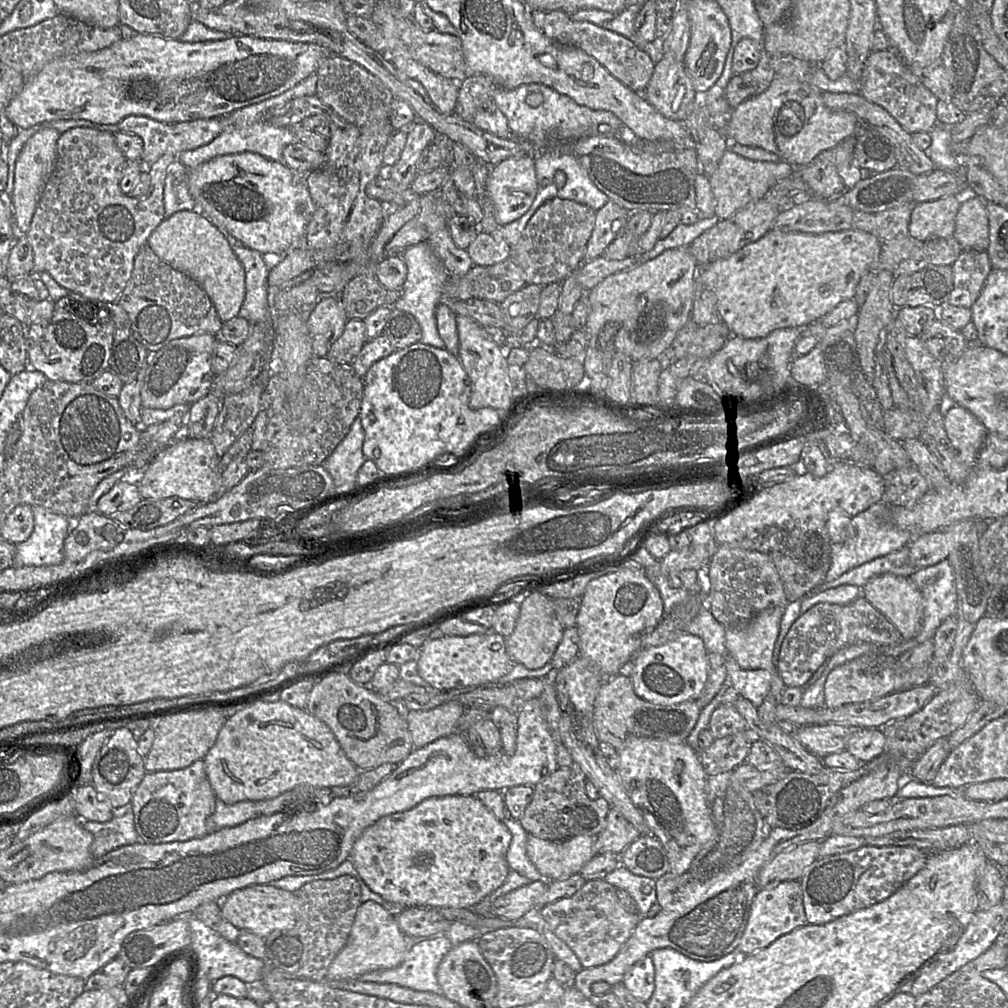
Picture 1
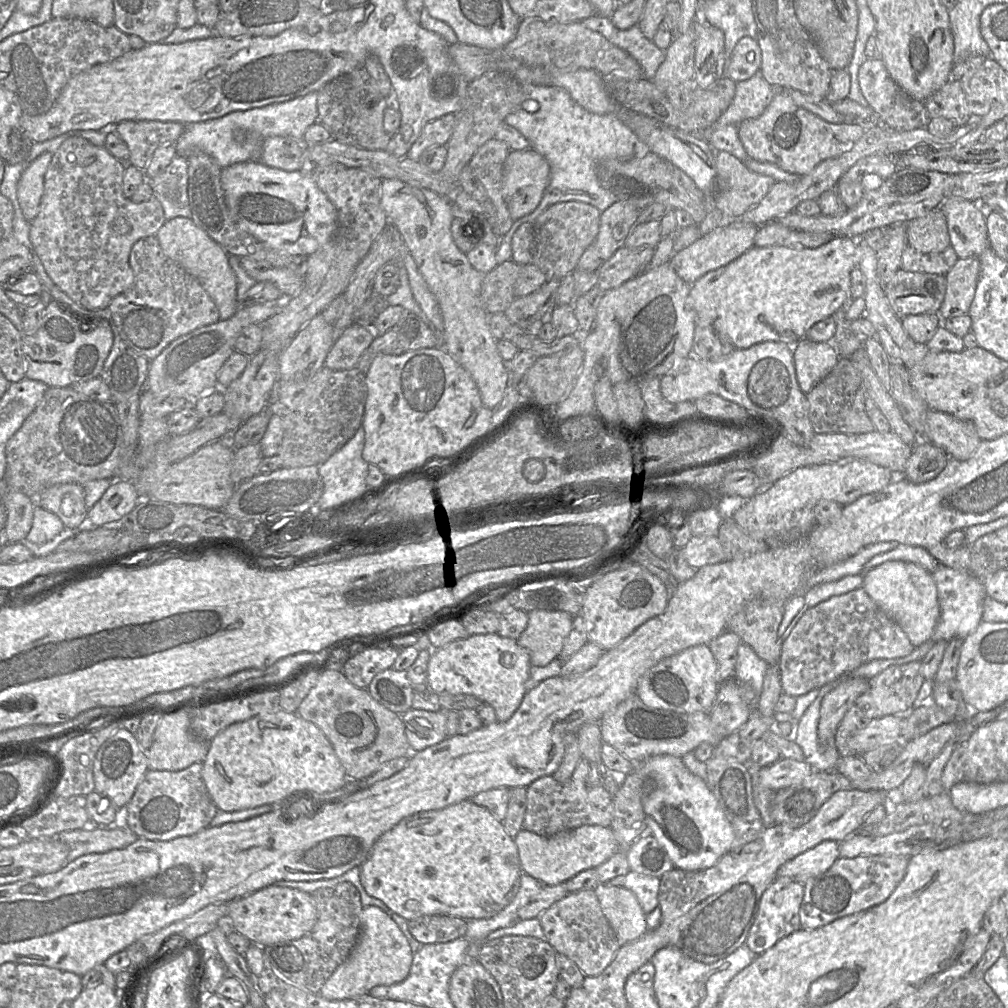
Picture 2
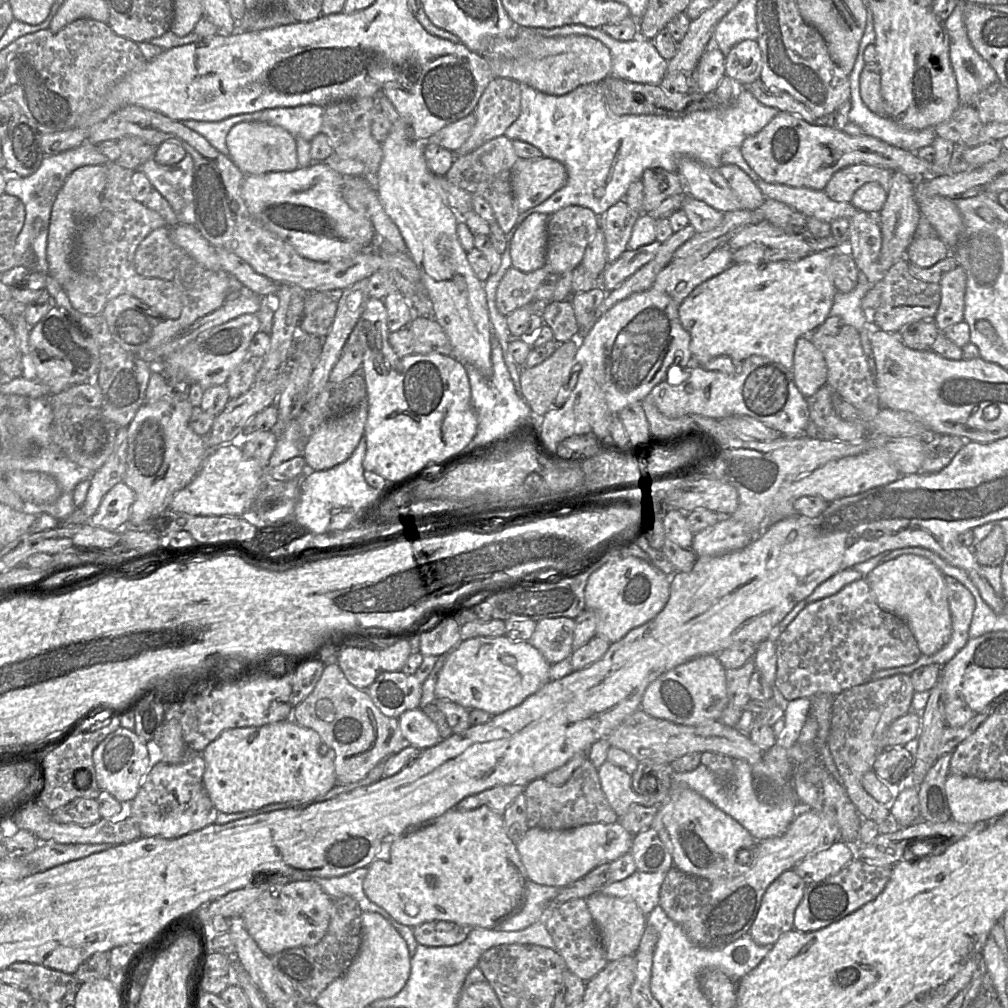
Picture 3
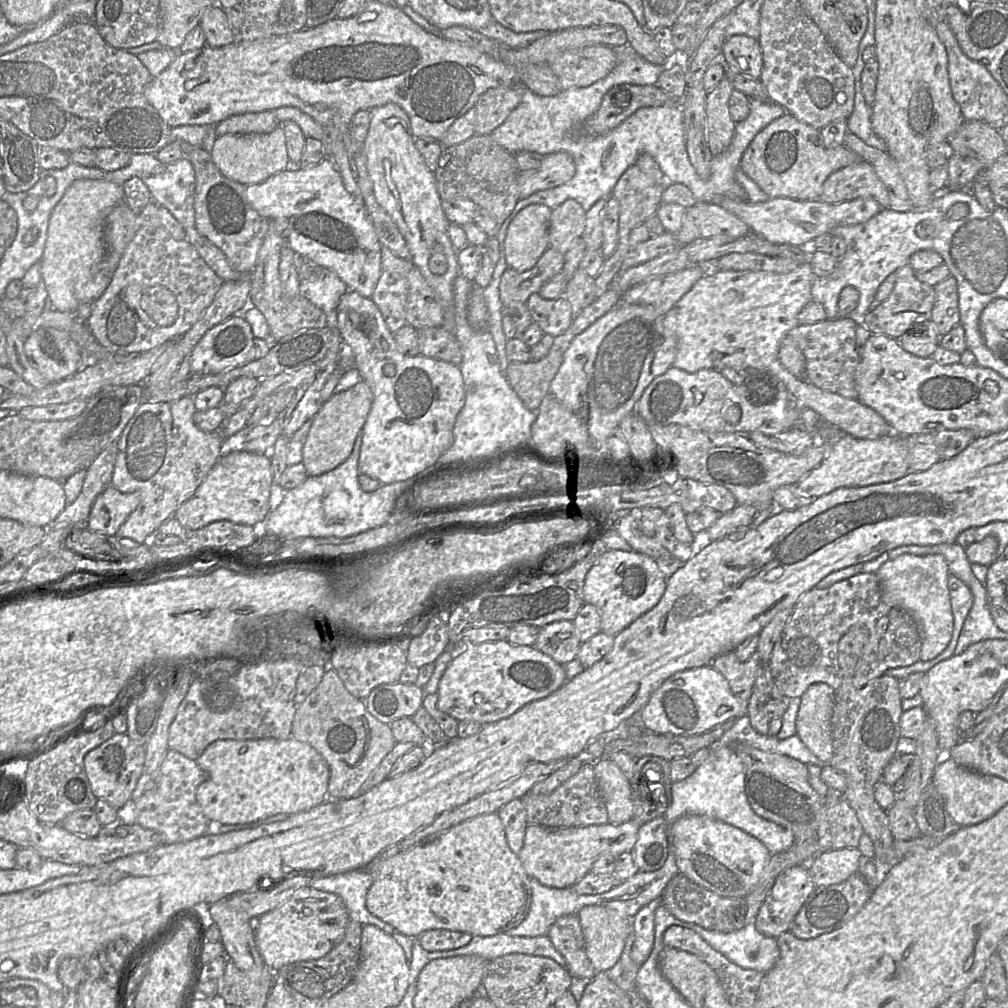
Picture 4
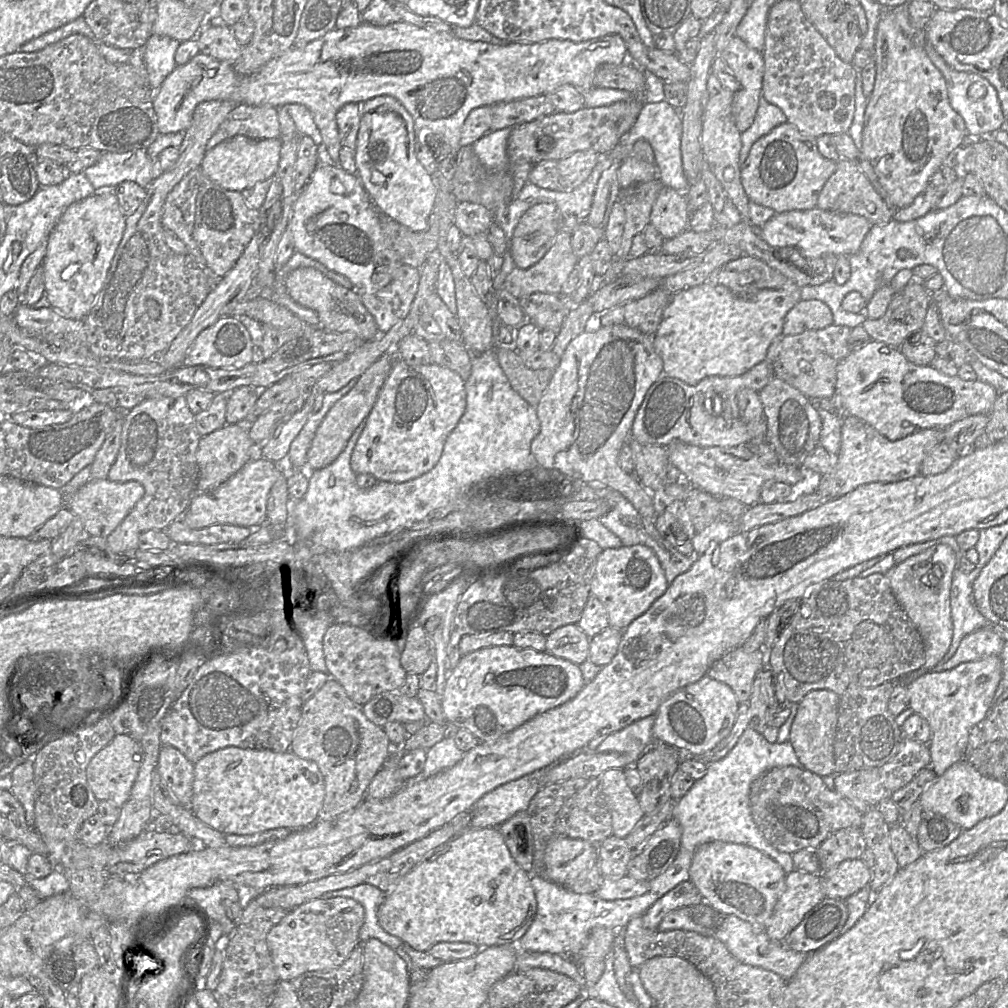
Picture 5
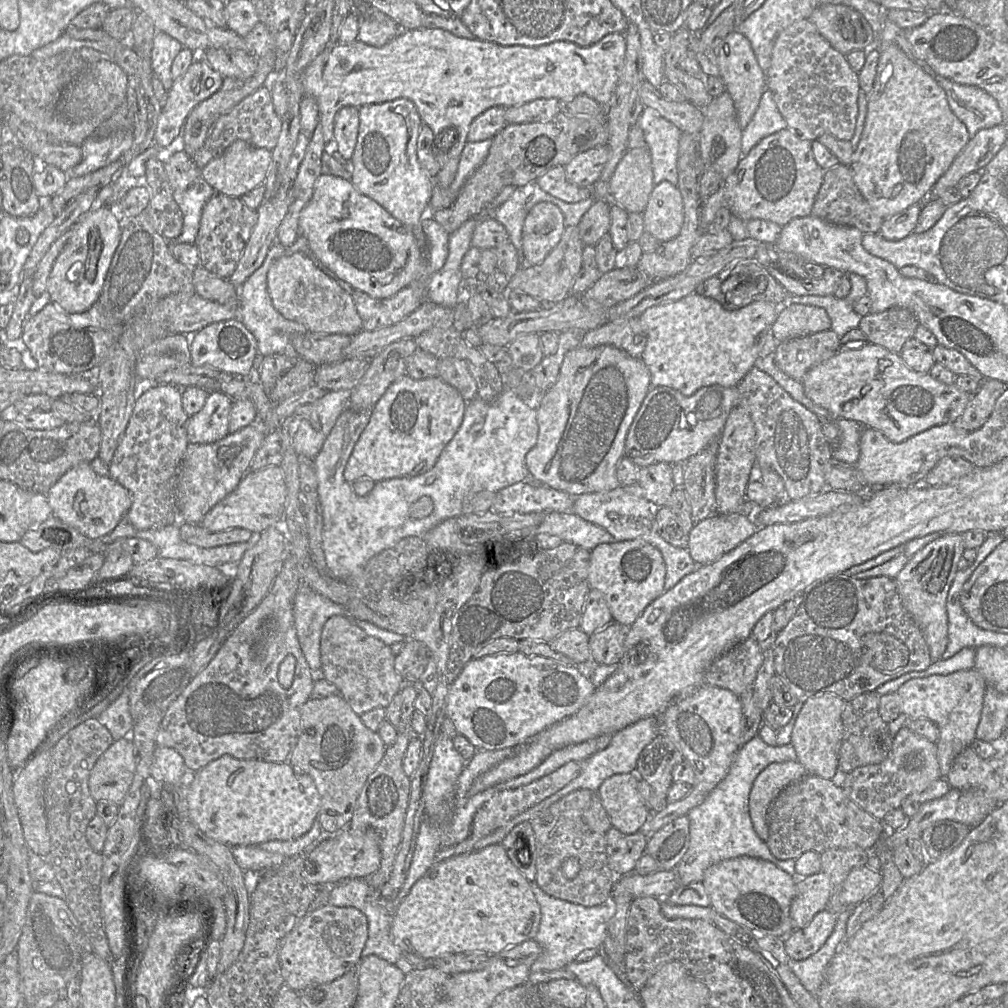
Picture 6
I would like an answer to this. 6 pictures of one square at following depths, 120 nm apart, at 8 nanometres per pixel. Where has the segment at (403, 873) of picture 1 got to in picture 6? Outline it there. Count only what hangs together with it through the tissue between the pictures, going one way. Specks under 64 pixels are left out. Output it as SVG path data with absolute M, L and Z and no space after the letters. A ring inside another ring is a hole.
M492 844L476 852L434 863L395 909L391 934L393 943L403 952L426 960L463 952L485 952L492 955L534 939L540 919L540 906L531 890L530 882L514 866L502 845Z

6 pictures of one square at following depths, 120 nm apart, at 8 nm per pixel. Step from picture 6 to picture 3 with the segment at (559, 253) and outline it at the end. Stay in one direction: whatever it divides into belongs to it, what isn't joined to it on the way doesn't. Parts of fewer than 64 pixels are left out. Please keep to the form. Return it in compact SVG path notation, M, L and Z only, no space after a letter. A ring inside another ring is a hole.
M547 264L530 272L522 272L511 266L503 275L496 290L498 311L507 316L514 310L533 302L538 285L551 273L554 272Z

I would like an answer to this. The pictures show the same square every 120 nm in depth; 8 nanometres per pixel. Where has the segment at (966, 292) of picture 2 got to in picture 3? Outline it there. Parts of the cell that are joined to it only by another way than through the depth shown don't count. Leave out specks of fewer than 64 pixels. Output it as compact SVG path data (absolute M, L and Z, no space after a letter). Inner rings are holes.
M957 264L942 276L939 285L941 300L933 320L942 332L948 326L964 319L965 270Z

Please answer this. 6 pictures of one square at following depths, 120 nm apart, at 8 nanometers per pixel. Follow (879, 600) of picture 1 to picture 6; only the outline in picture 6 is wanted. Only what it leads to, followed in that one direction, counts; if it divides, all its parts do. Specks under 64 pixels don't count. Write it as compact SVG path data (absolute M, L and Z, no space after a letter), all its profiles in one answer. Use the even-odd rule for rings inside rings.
M944 533L910 557L895 577L903 606L921 629L932 662L941 659L948 643L946 600L949 588L958 571L957 565L966 548L962 533Z

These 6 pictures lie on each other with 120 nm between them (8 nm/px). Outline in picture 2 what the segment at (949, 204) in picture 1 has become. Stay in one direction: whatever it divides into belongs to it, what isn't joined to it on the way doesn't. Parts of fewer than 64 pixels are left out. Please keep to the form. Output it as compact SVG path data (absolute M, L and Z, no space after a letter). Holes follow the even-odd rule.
M939 207L906 225L907 244L920 253L939 253L950 245L946 217Z

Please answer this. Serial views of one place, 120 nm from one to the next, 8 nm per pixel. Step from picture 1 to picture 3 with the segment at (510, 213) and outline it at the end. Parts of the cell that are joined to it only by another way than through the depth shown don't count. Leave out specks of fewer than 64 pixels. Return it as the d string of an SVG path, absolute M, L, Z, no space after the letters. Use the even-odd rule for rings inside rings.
M518 158L511 171L511 186L519 213L547 200L566 184L567 178L565 166L557 160Z

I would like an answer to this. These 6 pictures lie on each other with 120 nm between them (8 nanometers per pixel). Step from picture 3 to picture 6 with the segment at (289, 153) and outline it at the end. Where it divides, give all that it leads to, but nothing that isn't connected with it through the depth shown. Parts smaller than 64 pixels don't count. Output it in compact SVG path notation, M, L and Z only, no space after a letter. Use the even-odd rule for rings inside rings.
M244 140L234 141L219 156L212 159L203 169L201 175L216 192L242 197L258 185L264 183L272 159L272 151L250 145Z

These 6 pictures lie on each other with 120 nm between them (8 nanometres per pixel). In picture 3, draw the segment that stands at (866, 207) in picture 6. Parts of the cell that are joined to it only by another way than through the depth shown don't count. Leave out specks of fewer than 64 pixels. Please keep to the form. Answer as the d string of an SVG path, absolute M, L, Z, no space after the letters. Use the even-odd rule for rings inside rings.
M855 164L836 172L824 191L836 202L850 202L854 193L867 182L878 182L886 193L889 191L891 171L868 164Z

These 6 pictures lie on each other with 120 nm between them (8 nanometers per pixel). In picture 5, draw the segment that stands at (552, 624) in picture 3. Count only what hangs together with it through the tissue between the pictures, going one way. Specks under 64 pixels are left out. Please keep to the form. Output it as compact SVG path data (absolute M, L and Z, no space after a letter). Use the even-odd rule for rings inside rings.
M568 624L546 636L546 652L580 665L588 658L589 641L577 624Z

